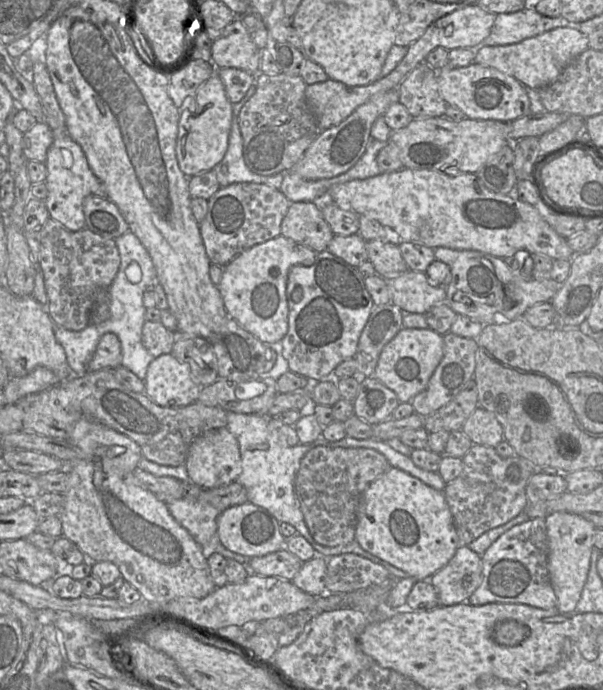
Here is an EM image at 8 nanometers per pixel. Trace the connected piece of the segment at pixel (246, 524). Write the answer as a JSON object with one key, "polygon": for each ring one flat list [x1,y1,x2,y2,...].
{"polygon":[[250,502,229,507,220,513,217,536,226,549,249,559,278,551,286,541,280,532,280,522,267,510]]}

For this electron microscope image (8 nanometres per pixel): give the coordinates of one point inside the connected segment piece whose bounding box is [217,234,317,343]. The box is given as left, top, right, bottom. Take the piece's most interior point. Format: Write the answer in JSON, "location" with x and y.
{"location":[253,284]}

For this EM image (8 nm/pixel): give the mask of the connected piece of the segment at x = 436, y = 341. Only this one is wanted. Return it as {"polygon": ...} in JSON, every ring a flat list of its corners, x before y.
{"polygon":[[402,328,382,349,373,377,394,391,401,403,411,400,428,385,444,354,443,335,428,328]]}

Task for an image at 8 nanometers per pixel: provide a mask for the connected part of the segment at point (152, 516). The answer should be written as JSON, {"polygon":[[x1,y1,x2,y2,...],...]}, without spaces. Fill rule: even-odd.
{"polygon":[[94,420,78,421,75,424,70,436,68,437,68,441,76,448,77,457,71,462,65,462,65,470,68,473,67,487,62,492,64,499,63,509,59,514,62,522,62,536,76,544,77,547,87,557,88,561,108,561,115,564,119,568,124,581,128,582,135,589,137,589,140,592,142,599,149,602,165,604,171,600,181,597,201,599,211,594,216,589,216,586,211,578,207,561,207,551,204,550,194,540,190,533,173,518,173,516,168,511,167,505,157,499,157,497,152,492,140,487,137,480,133,477,133,471,136,469,139,461,143,457,140,446,124,434,121,434,120,432,117,432]]}

